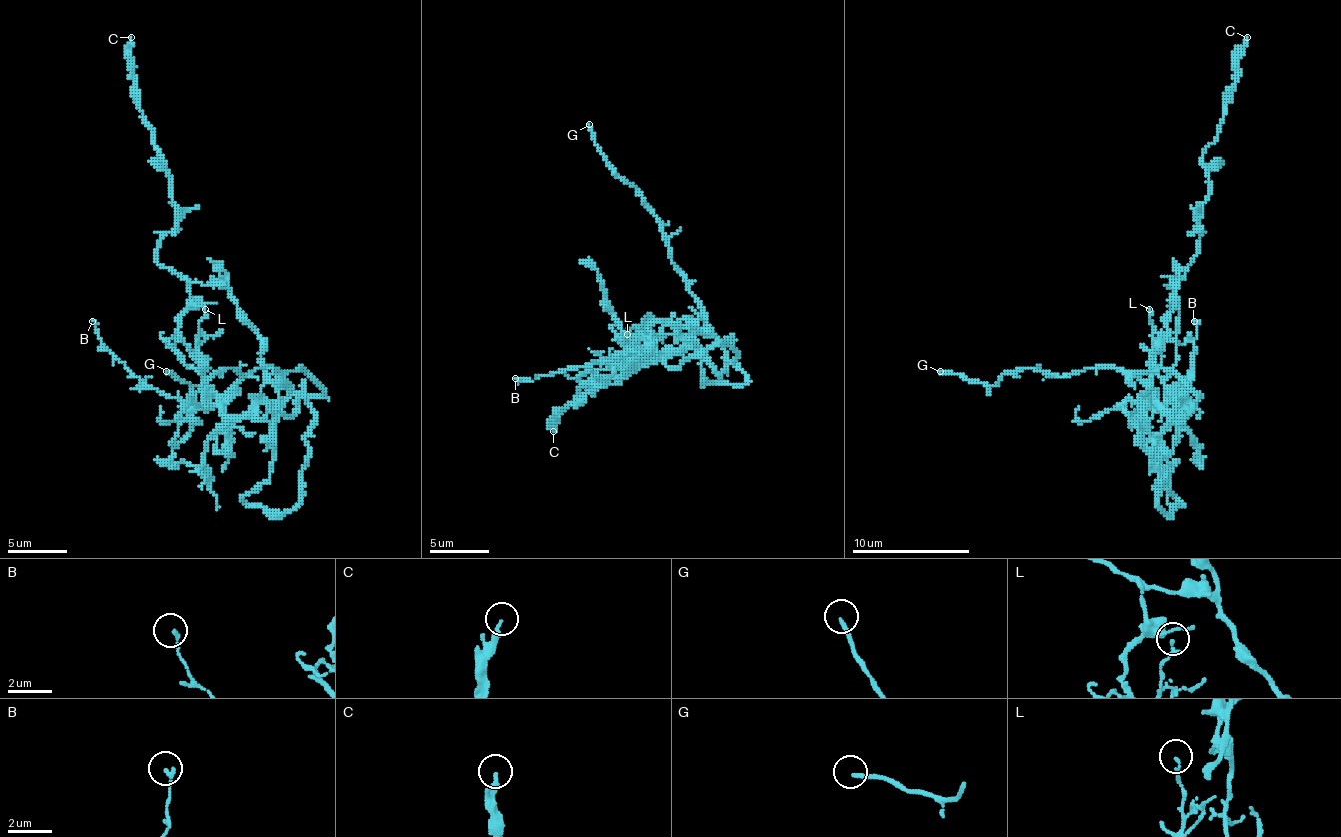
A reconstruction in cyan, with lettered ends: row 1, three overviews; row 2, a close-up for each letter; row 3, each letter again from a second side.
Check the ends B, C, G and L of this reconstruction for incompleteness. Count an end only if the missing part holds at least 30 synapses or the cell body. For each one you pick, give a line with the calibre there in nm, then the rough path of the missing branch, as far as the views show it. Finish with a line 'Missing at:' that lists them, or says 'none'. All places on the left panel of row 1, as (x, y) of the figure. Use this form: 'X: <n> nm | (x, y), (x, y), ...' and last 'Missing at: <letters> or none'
G: 180 nm | (166, 371), (143, 377), (151, 386), (178, 380), (228, 356), (246, 338), (249, 244), (293, 199), (299, 176)
Missing at: G

